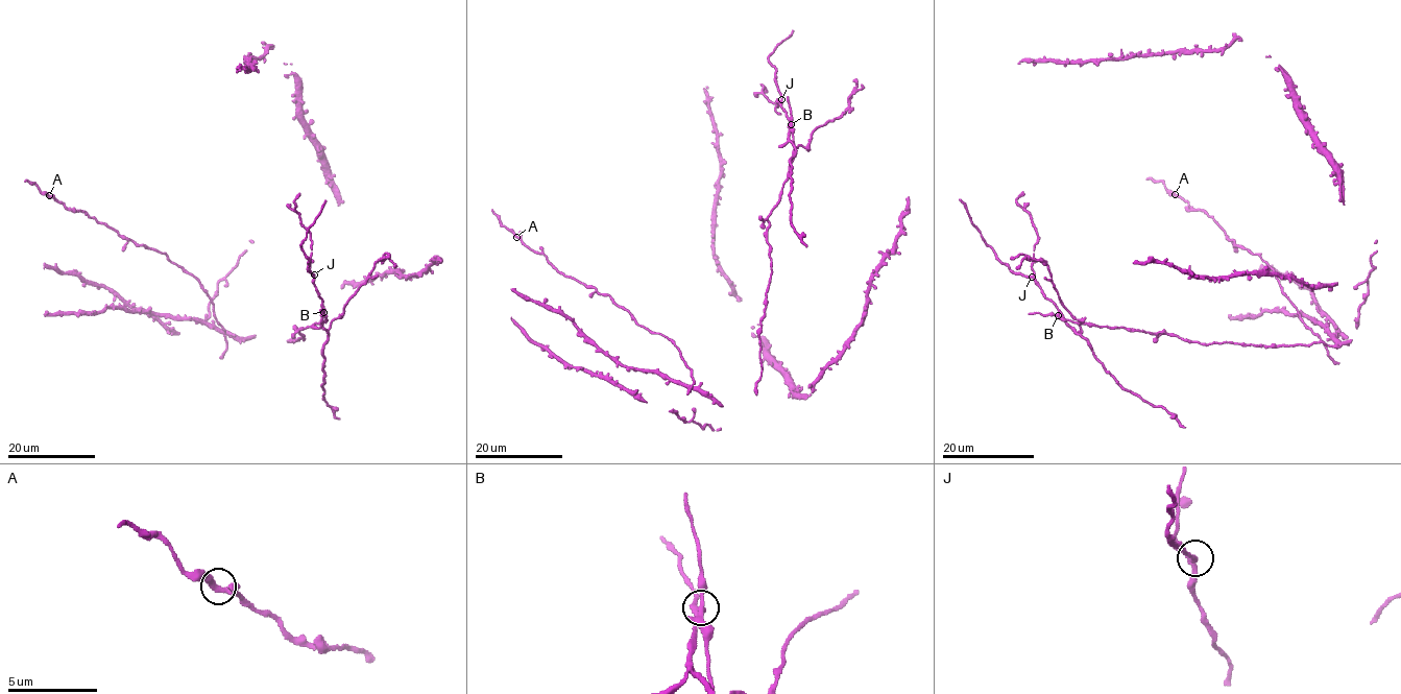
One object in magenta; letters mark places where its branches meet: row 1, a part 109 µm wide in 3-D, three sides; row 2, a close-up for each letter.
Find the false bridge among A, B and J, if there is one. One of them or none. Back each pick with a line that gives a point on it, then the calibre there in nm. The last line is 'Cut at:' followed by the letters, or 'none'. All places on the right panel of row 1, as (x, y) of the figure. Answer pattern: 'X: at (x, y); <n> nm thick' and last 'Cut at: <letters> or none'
B: at (1058, 315); 240 nm thick
Cut at: B

